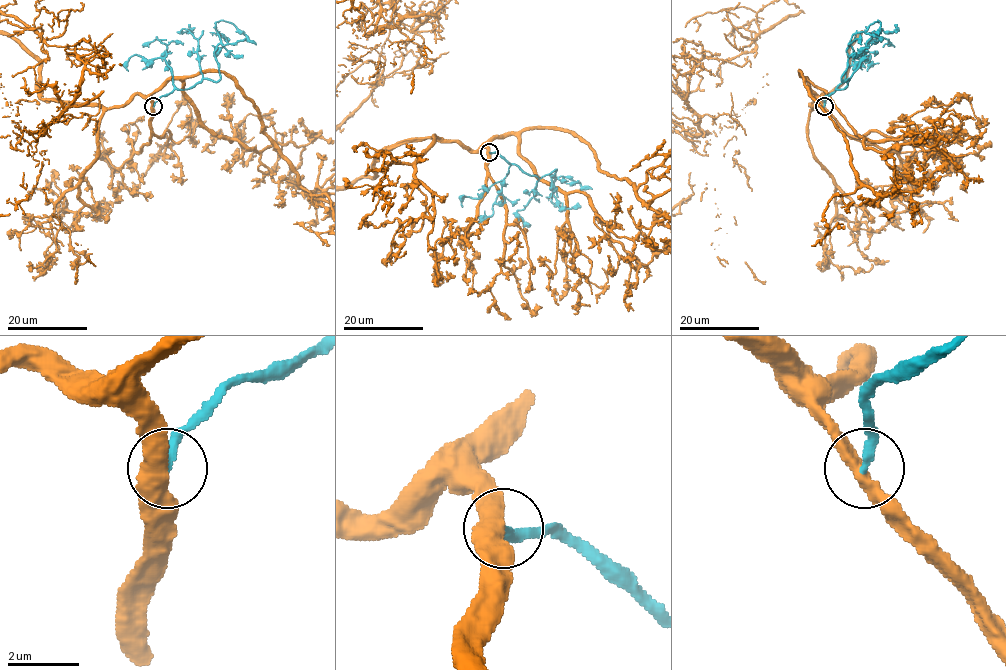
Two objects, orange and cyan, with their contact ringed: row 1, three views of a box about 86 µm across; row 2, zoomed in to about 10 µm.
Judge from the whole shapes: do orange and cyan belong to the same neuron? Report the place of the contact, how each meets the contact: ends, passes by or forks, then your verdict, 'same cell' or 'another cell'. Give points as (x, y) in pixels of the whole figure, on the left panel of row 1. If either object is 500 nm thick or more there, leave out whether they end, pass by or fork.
(153, 106) | orange passes by | cyan ends | another cell

